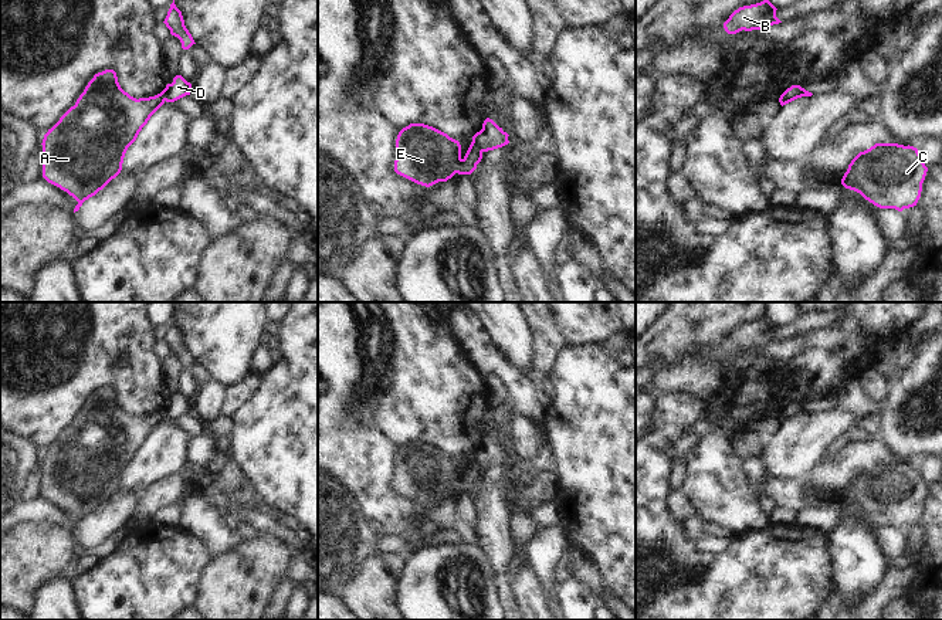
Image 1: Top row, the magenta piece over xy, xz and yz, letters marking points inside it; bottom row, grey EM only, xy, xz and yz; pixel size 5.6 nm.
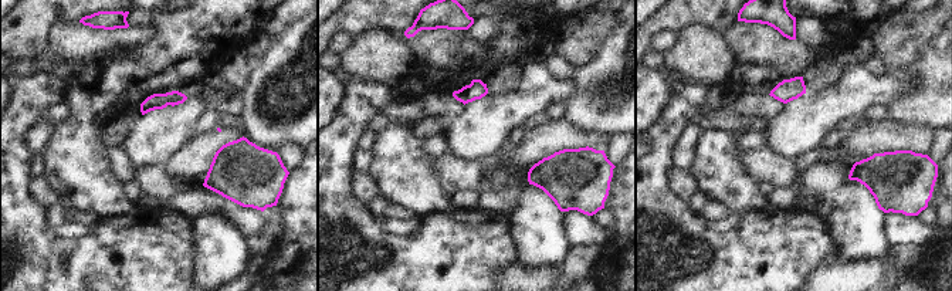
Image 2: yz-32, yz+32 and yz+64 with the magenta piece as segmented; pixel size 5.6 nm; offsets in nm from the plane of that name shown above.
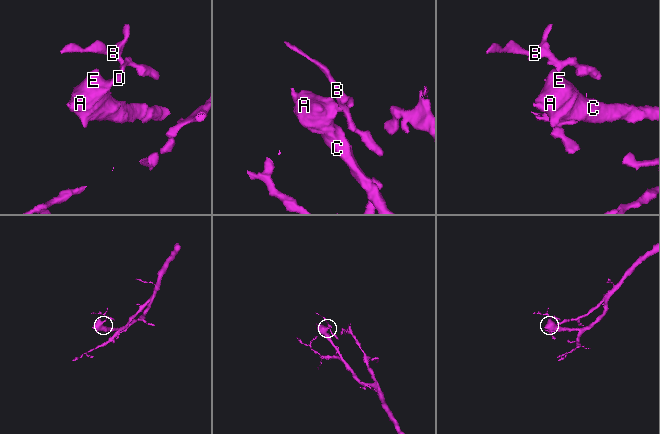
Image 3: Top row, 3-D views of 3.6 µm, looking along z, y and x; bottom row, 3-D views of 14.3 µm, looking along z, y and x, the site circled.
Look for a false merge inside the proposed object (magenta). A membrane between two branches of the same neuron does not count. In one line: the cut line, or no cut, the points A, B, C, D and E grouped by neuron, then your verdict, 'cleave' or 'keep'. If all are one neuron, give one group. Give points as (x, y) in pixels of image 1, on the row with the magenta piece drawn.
cut in yz along (803, 88), (796, 95), (780, 97); A C E / B D; cleave

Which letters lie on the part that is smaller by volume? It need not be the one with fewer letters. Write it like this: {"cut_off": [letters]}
{"cut_off": ["B", "D"]}

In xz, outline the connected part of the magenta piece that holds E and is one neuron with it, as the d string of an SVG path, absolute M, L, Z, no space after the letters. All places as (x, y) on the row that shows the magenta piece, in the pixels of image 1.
M410 123L396 139L394 172L426 187L447 182L455 173L471 175L482 159L478 138L480 132L462 157L458 140L433 126Z

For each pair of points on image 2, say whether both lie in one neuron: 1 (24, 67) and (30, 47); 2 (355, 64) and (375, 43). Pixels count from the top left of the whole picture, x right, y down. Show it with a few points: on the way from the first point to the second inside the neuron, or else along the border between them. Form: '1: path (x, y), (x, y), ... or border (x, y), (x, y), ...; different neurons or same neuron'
1: border (47, 54), (27, 57), (14, 63); different neurons
2: path (361, 58), (371, 48); same neuron

